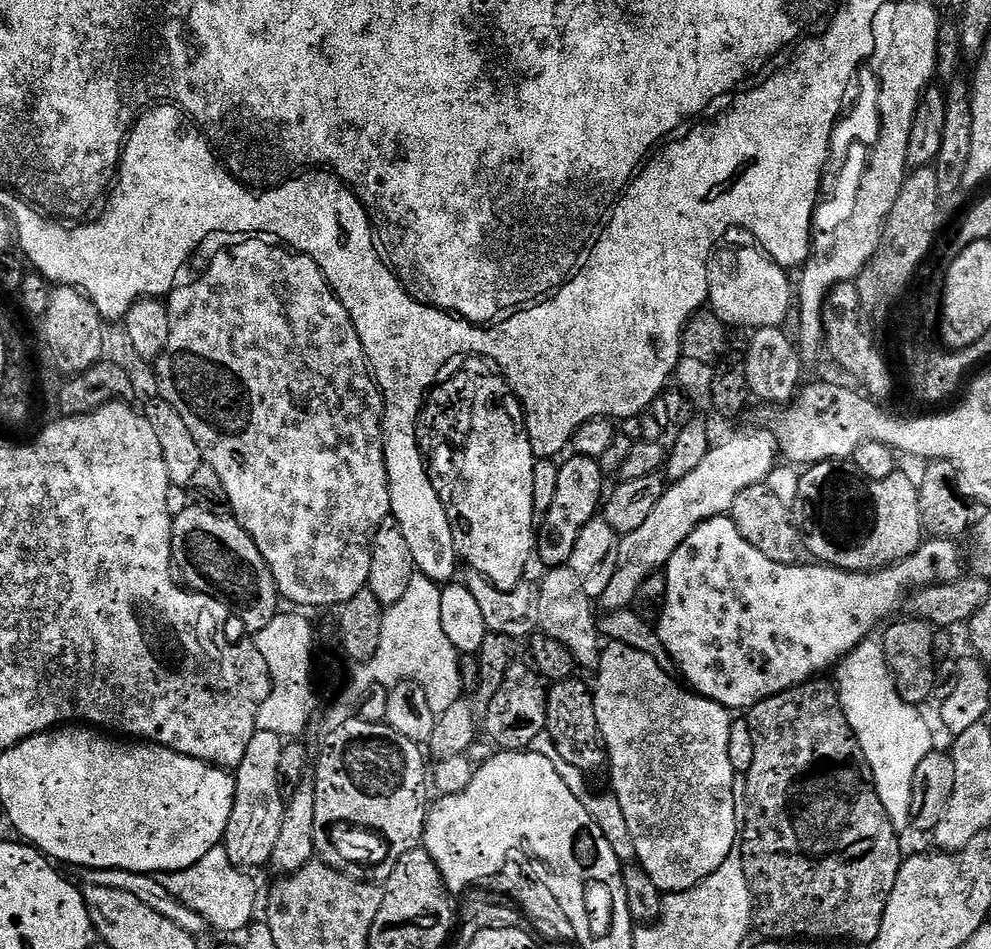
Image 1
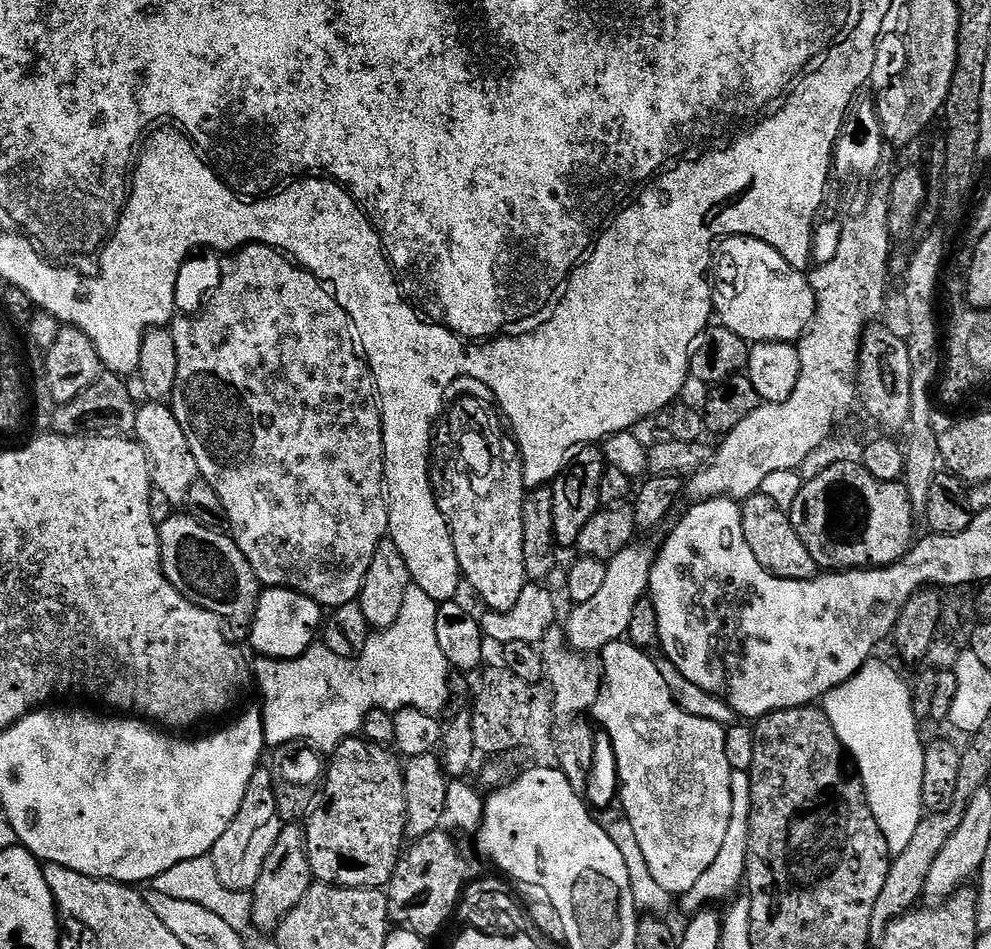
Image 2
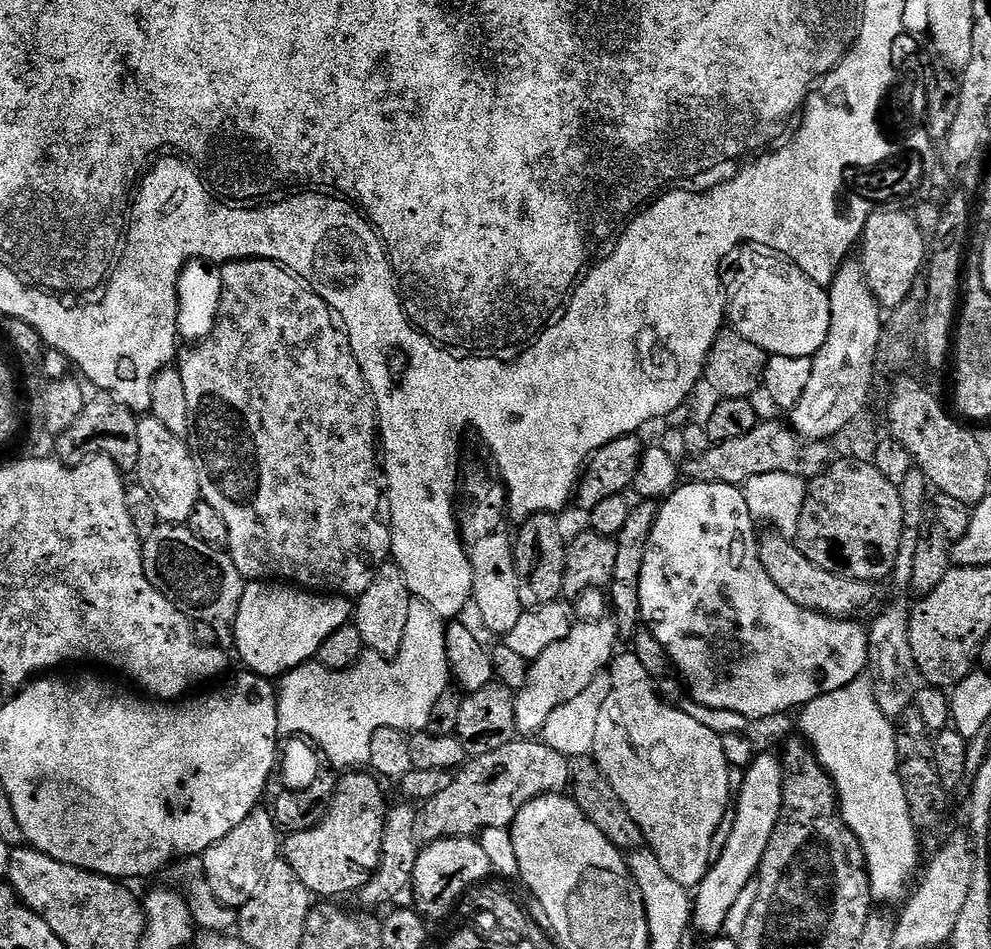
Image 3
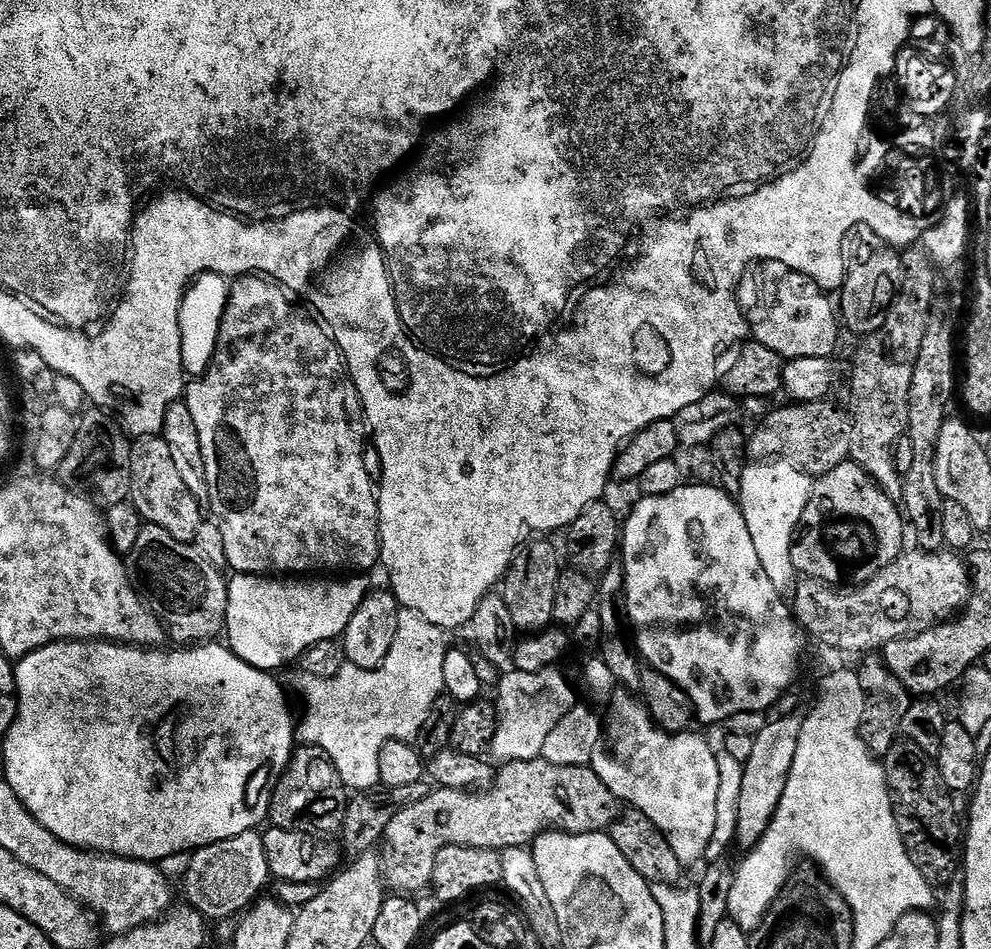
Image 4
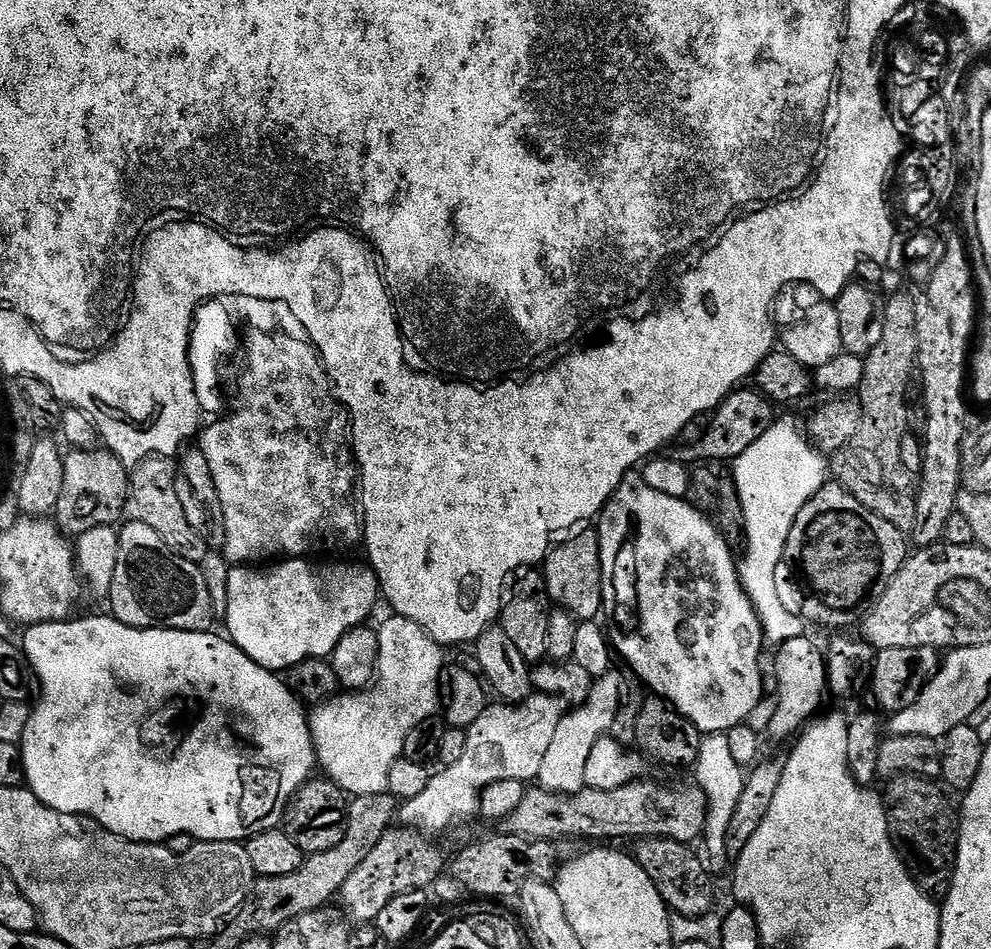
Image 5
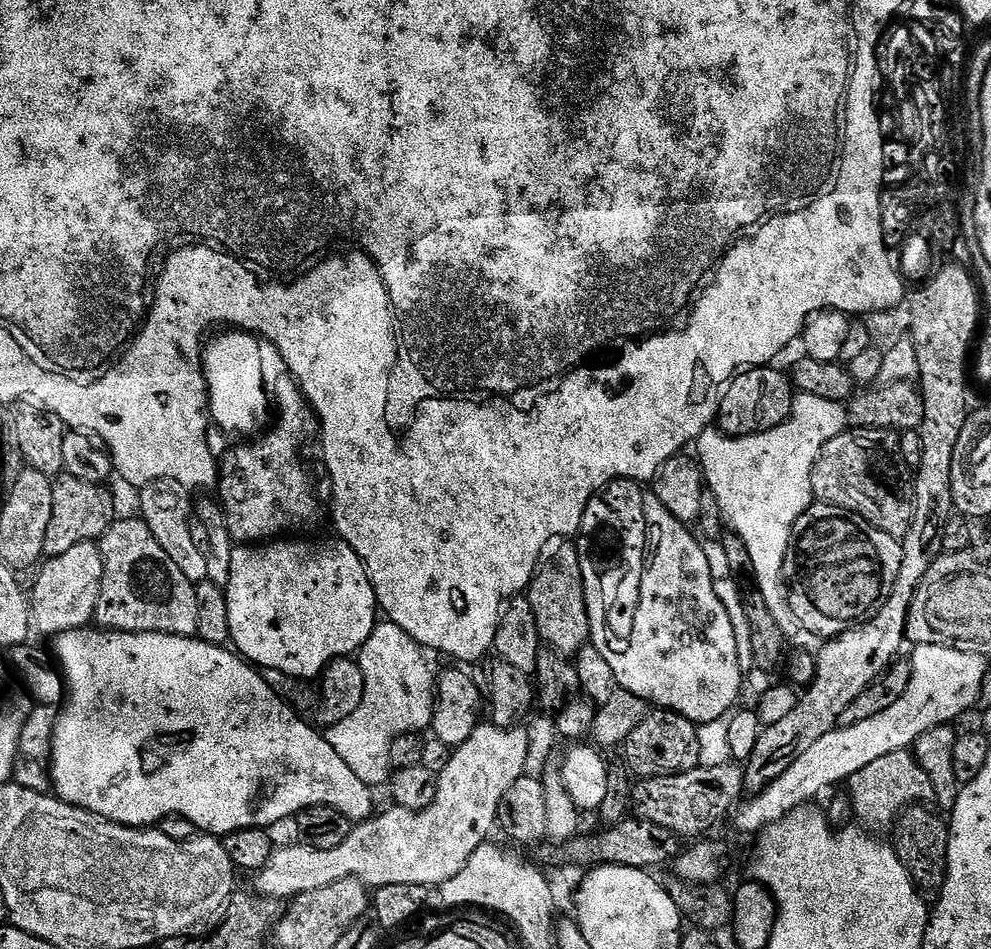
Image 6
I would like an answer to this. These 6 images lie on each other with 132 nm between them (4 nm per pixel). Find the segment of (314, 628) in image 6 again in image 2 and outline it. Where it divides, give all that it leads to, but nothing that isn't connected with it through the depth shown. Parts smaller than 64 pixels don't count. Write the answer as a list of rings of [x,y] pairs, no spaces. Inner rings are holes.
[[[264,588],[256,603],[256,613],[252,615],[250,631],[252,631],[252,648],[260,658],[269,660],[293,660],[301,656],[305,650],[317,643],[322,632],[322,609],[318,602],[306,598],[289,588]]]

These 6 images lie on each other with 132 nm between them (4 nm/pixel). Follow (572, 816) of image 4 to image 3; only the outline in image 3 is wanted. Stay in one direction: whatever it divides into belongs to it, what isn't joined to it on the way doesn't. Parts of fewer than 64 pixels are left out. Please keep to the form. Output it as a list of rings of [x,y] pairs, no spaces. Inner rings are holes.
[[[536,738],[512,739],[490,754],[471,757],[453,775],[450,786],[446,786],[442,794],[434,794],[434,798],[423,801],[418,816],[419,835],[431,842],[446,836],[472,838],[489,828],[507,829],[522,806],[540,796],[563,793],[571,779],[569,757],[558,754],[558,750],[550,750],[550,746]]]

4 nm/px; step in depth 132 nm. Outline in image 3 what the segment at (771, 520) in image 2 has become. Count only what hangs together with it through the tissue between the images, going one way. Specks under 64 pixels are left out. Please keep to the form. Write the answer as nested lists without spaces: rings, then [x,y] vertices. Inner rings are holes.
[[[768,530],[759,537],[760,561],[762,570],[770,574],[770,582],[790,598],[790,602],[798,602],[811,612],[822,612],[825,616],[837,618],[856,618],[863,608],[868,608],[876,600],[875,583],[866,580],[851,580],[845,576],[834,574],[830,570],[822,570],[822,566],[814,566],[802,550],[789,537],[781,536],[775,530]]]

